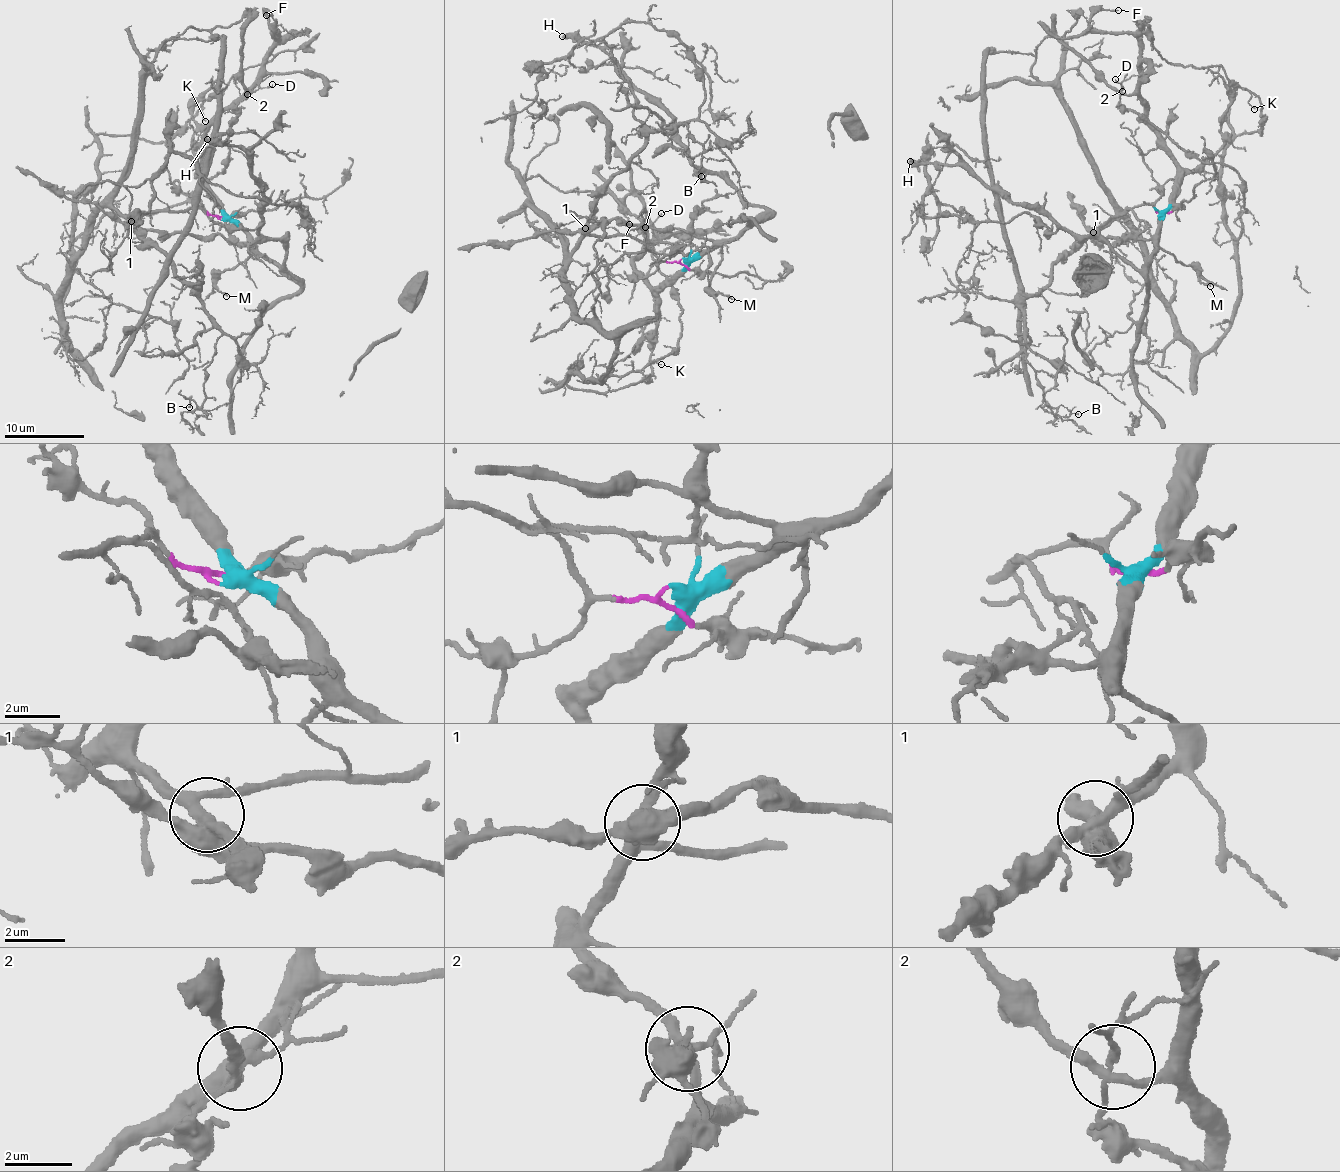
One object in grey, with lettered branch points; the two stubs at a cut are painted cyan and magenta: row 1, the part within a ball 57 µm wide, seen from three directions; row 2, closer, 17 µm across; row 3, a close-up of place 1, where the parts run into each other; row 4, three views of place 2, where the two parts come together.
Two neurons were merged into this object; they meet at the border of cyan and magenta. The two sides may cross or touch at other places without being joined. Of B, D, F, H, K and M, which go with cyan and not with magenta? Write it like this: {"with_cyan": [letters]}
{"with_cyan": ["D", "F", "H", "M"]}

